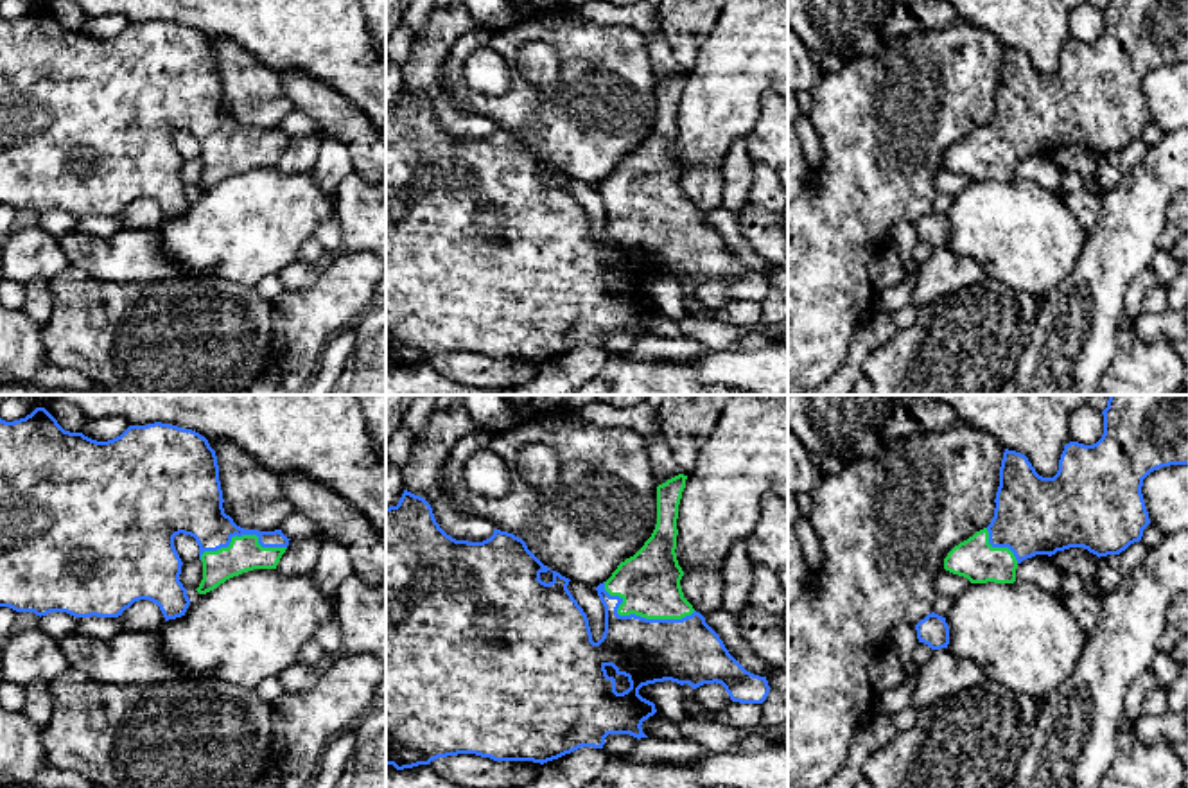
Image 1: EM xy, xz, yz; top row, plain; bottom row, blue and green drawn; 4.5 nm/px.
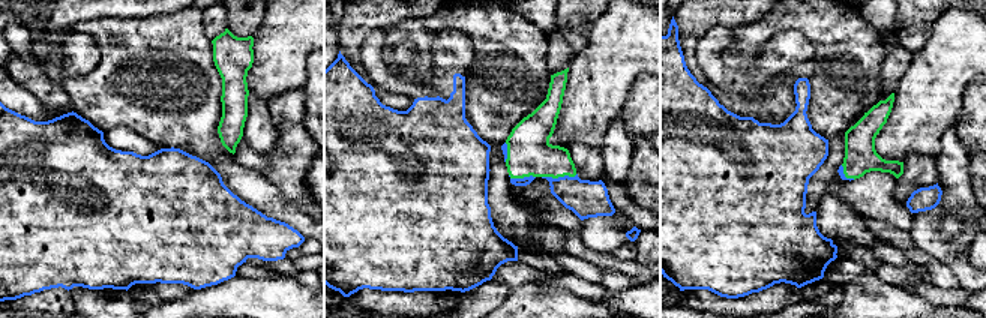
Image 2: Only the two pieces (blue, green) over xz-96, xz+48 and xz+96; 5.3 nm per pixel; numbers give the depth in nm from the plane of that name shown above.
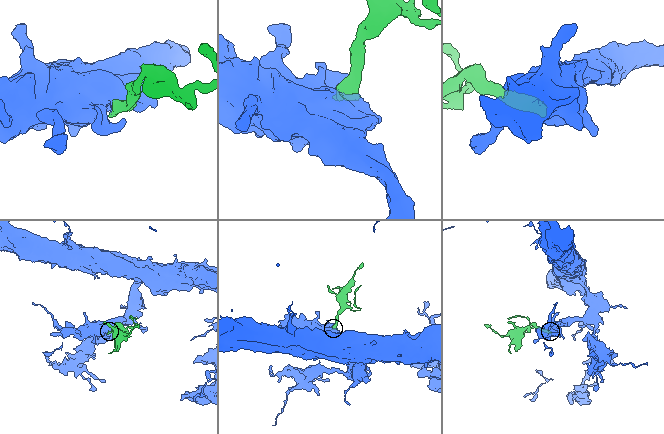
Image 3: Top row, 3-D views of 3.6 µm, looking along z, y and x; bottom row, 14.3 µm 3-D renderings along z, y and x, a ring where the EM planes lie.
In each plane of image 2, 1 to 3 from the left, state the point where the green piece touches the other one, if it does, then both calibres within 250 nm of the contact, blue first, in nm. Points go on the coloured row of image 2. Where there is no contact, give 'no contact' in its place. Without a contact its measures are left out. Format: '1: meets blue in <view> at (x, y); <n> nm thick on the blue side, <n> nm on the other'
1: no contact
2: meets blue in xz+48 at (559, 177); 200 nm thick on the blue side, 240 nm on the other
3: meets blue in xz+96 at (844, 176); 30 nm thick on the blue side, 180 nm on the other

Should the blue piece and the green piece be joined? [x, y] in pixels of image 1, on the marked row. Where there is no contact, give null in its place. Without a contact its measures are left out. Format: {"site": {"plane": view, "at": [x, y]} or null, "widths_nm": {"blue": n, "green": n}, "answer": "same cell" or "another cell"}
{"site": {"plane": "xz", "at": [639, 616]}, "widths_nm": {"blue": 280, "green": 280}, "answer": "same cell"}

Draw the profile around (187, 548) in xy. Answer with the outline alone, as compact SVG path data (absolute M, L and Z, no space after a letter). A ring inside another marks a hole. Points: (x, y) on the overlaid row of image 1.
M176 535L174 537L174 547L181 558L181 562L192 562L199 558L199 546L194 537L190 535Z

